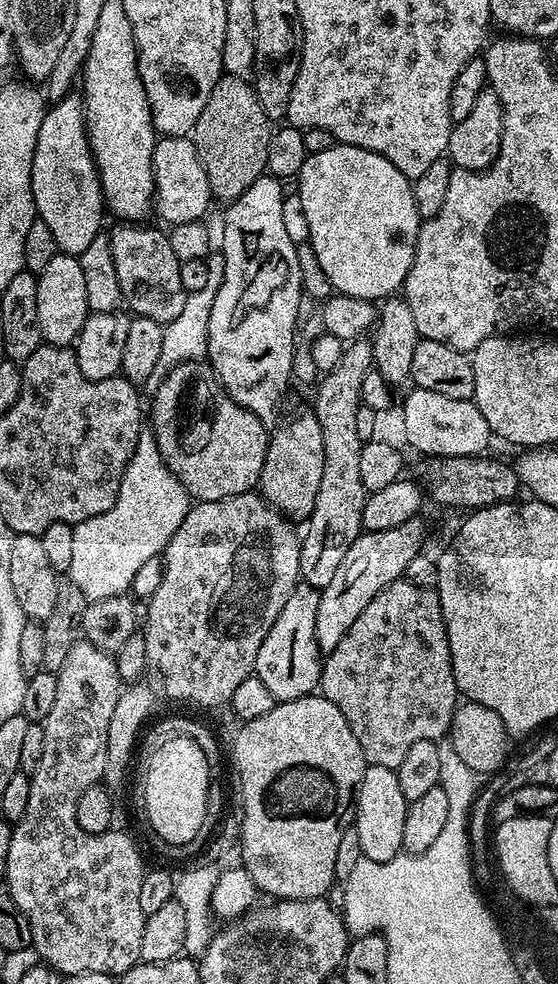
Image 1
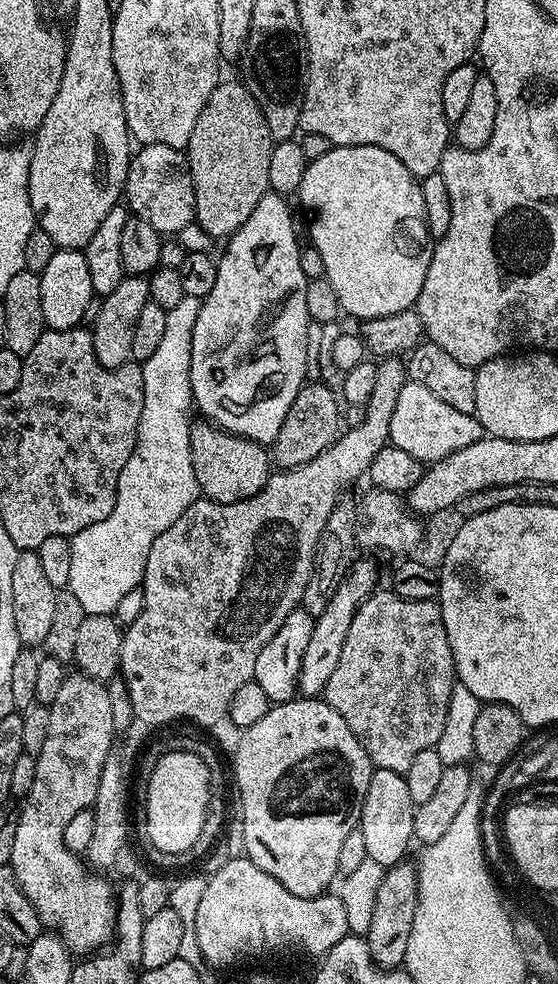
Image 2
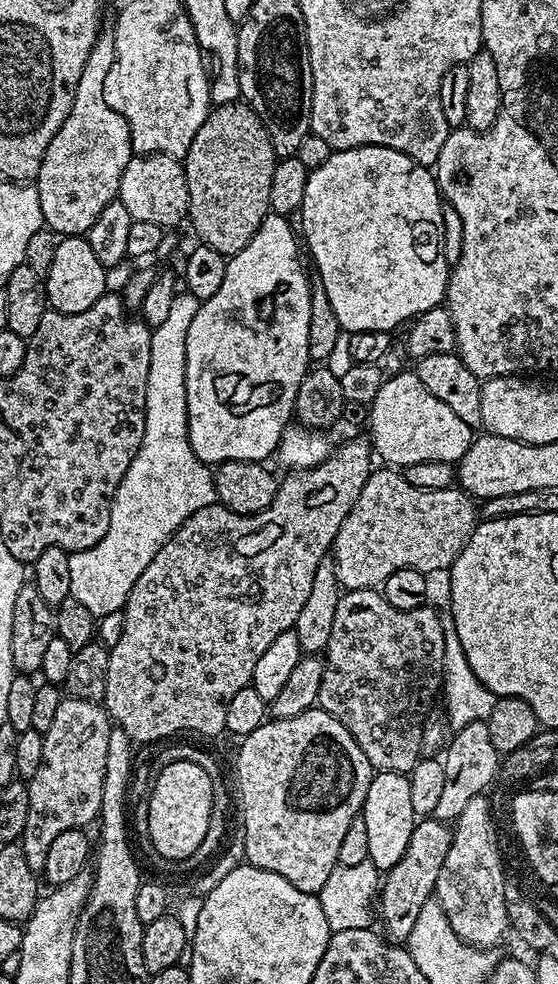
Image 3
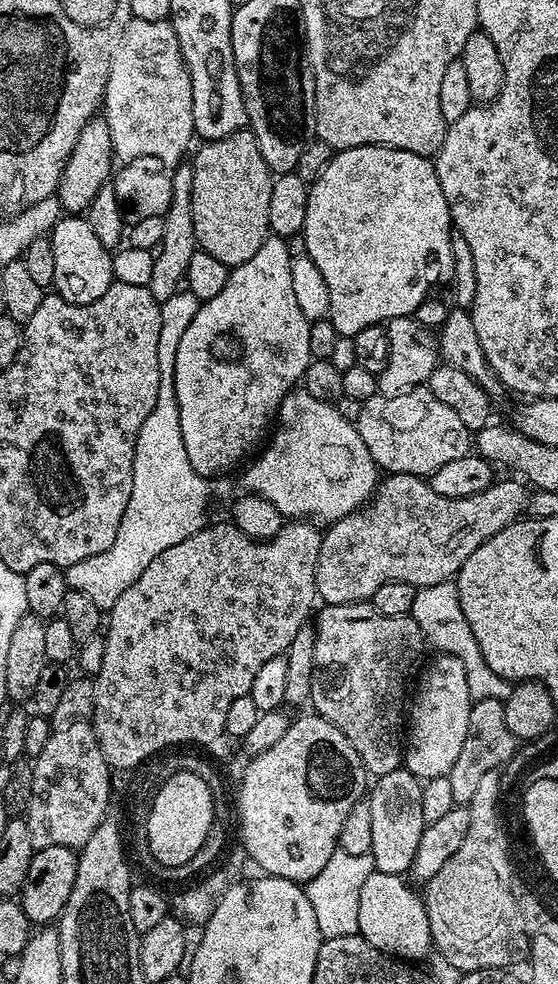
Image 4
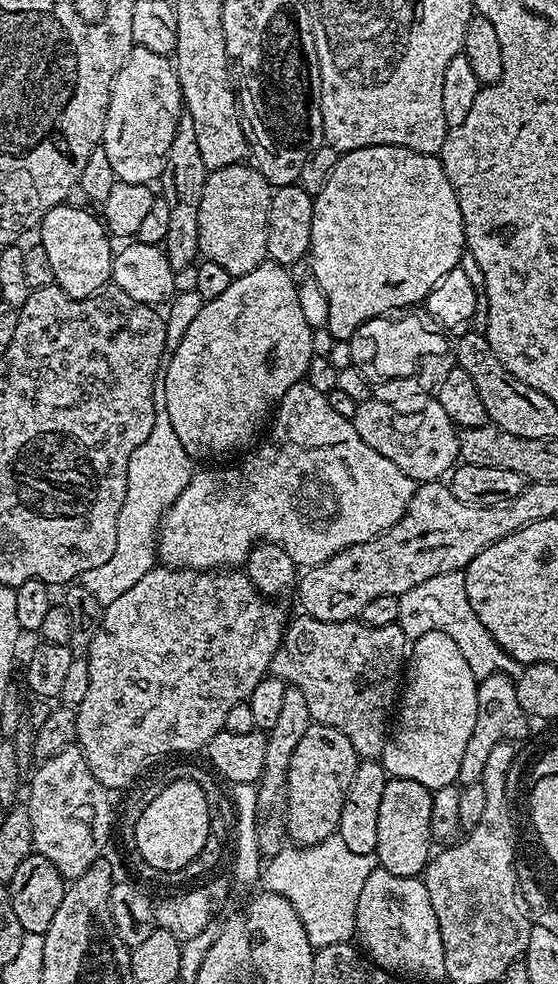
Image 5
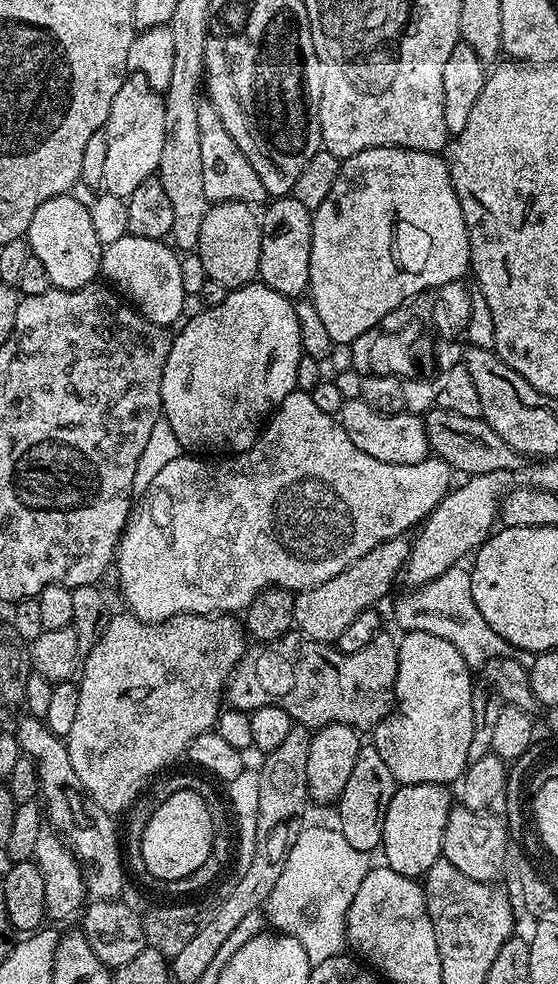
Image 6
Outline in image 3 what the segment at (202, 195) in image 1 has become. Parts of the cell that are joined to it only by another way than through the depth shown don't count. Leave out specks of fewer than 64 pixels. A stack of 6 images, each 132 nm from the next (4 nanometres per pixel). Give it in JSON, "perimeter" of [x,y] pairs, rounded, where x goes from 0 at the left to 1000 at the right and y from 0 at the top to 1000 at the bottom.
{"perimeter":[[[289,154],[238,158],[215,182],[211,202],[226,213],[233,213],[237,225],[276,226],[276,230],[290,230],[296,234],[308,234],[314,228],[328,229],[337,218],[337,190],[328,166],[317,160]]]}

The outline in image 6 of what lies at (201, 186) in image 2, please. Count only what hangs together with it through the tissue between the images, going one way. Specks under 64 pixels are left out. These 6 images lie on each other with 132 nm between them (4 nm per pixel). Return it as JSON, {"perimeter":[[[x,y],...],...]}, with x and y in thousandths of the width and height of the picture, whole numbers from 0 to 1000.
{"perimeter":[[[398,205],[375,210],[362,226],[362,238],[355,238],[349,257],[362,262],[375,285],[398,287],[412,295],[450,289],[461,284],[470,258],[468,221],[434,205]]]}

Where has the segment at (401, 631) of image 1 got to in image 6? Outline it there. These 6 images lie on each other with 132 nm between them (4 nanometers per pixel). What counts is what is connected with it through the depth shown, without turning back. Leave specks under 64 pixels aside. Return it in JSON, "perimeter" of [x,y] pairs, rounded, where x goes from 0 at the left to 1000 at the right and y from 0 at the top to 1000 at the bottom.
{"perimeter":[[[518,644],[475,653],[473,659],[459,667],[459,695],[466,698],[466,703],[486,714],[496,715],[505,722],[513,722],[513,726],[520,726],[520,730],[538,738],[543,738],[554,742],[565,742],[570,740],[581,740],[586,736],[618,736],[629,740],[640,742],[674,741],[692,729],[701,726],[710,713],[710,690],[713,689],[713,654],[708,649],[701,650],[694,644],[683,644],[670,648],[670,652],[663,652],[663,657],[649,657],[649,661],[640,663],[615,664],[608,659],[595,654],[573,654],[566,650],[556,650],[543,644]]]}

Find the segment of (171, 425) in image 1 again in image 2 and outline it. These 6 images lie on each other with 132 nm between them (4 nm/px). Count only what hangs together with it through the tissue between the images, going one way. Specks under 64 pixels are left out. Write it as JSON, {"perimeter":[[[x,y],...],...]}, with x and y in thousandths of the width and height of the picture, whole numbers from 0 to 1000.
{"perimeter":[[[351,429],[341,441],[341,457],[355,494],[375,508],[400,512],[434,510],[477,494],[484,483],[484,459],[475,452],[437,443],[419,443],[378,429]]]}

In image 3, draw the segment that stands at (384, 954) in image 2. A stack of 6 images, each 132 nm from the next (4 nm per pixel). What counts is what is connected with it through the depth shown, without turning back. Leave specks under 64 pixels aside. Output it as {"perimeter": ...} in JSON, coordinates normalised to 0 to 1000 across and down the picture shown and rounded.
{"perimeter":[[[780,831],[747,832],[742,848],[735,848],[735,857],[728,860],[720,873],[695,886],[686,887],[677,903],[677,935],[688,938],[685,947],[697,956],[737,956],[742,937],[756,929],[756,921],[776,914],[785,896],[785,887],[792,885],[792,876],[806,864],[810,841],[794,833]]]}

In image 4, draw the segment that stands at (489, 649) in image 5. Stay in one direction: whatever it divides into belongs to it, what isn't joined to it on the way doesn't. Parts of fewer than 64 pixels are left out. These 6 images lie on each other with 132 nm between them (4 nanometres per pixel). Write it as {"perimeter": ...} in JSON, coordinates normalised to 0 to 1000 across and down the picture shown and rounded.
{"perimeter":[[[815,592],[780,593],[751,599],[742,608],[737,623],[742,632],[756,640],[762,651],[781,658],[783,664],[821,669],[835,681],[835,697],[842,700],[848,711],[864,709],[892,709],[903,712],[914,709],[919,692],[900,689],[878,681],[871,669],[864,669],[864,661],[857,661],[857,652],[849,649],[849,640],[842,640],[842,632],[835,632],[835,624],[828,624],[828,612],[821,608]]]}

